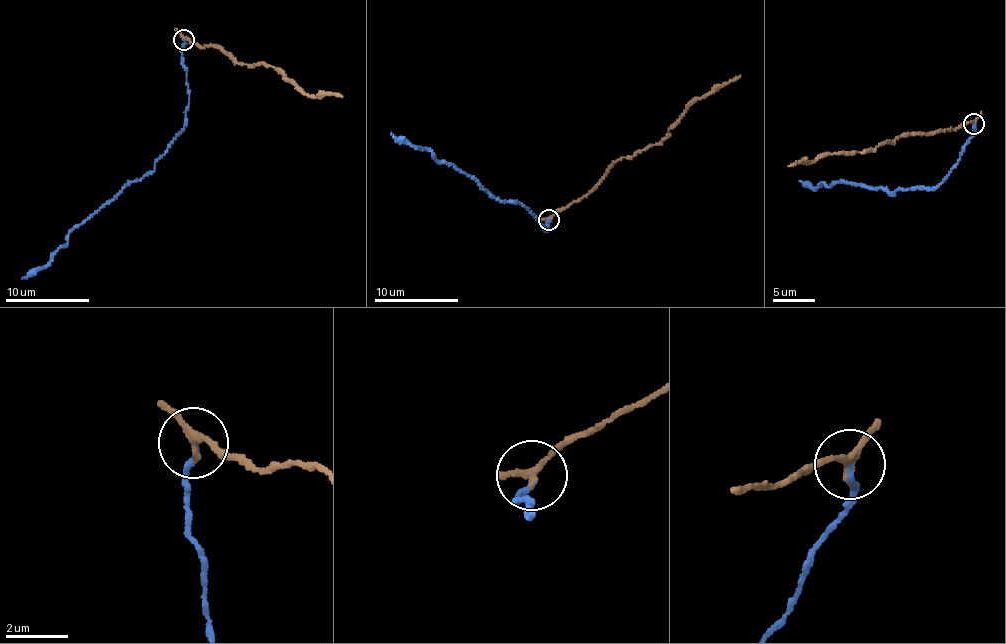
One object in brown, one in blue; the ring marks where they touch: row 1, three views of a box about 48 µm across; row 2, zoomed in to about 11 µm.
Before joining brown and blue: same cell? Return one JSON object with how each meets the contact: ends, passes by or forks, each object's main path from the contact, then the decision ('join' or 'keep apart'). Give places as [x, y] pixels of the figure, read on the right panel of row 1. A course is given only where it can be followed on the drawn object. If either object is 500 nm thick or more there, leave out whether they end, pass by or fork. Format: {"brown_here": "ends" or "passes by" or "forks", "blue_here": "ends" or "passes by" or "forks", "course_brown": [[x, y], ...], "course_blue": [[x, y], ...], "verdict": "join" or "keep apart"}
{"brown_here": "passes by", "blue_here": "ends", "course_brown": [[973, 123], [968, 122], [953, 129], [898, 138], [866, 151], [834, 152], [788, 166]], "course_blue": [[973, 123], [973, 136], [958, 164], [931, 188], [893, 194], [850, 182], [814, 188], [799, 181]], "verdict": "join"}

